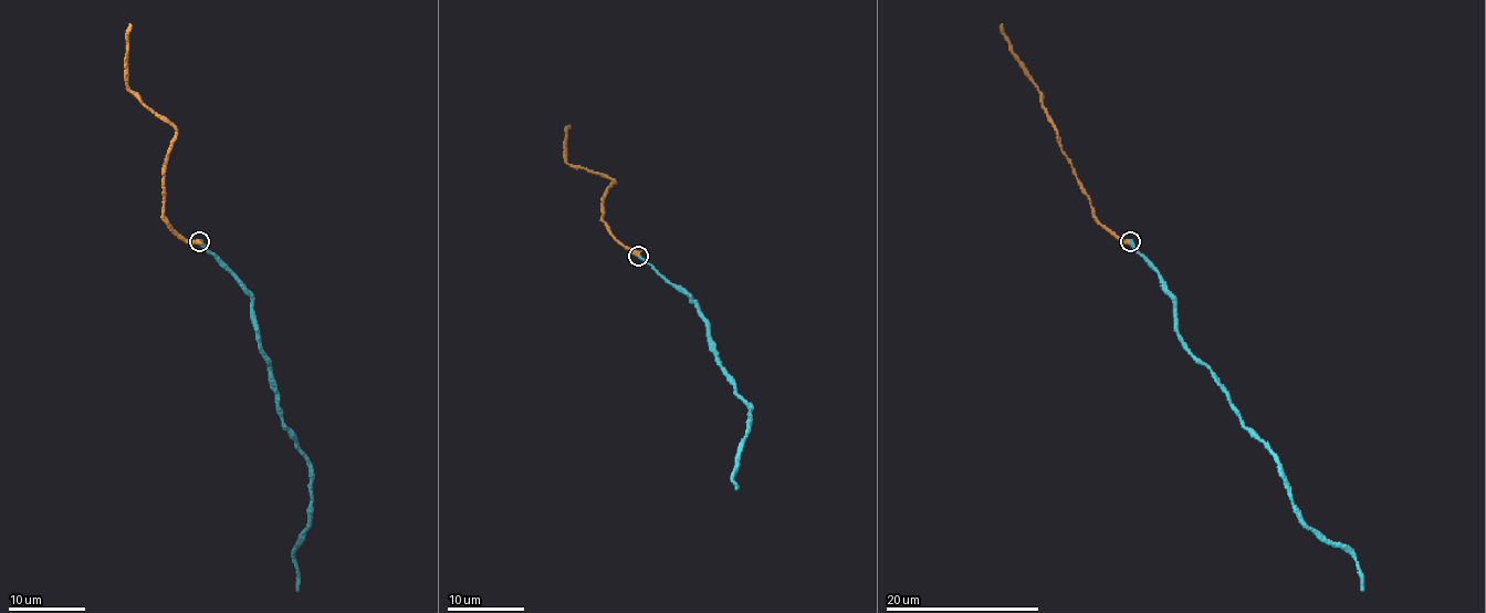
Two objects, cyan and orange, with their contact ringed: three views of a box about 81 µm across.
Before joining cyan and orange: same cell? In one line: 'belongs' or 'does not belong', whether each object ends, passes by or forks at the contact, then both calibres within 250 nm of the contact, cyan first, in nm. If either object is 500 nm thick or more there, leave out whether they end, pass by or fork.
belongs; calibres 440 and 500 nm

